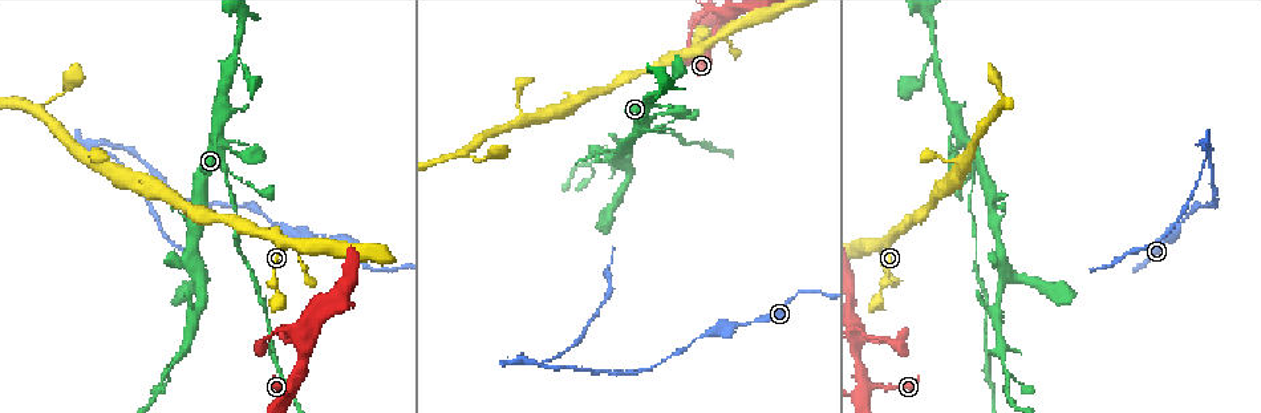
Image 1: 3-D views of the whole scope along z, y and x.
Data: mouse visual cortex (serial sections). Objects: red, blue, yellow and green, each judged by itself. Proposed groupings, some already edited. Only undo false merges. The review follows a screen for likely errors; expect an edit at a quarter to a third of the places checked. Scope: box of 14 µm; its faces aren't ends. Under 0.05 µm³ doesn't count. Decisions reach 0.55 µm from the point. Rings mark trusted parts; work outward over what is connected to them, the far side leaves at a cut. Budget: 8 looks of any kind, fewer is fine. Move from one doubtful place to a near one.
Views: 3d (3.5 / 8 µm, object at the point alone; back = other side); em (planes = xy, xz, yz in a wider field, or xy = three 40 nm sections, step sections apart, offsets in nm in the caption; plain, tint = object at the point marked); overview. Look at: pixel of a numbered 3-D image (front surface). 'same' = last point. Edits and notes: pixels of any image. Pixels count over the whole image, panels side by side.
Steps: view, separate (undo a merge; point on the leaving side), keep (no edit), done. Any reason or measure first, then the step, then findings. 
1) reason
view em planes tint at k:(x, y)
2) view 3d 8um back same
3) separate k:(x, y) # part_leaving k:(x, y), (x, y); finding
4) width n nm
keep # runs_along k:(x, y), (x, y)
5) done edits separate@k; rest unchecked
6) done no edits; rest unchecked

abrupt turn
view 3d 3.5um at 1:(957, 126)

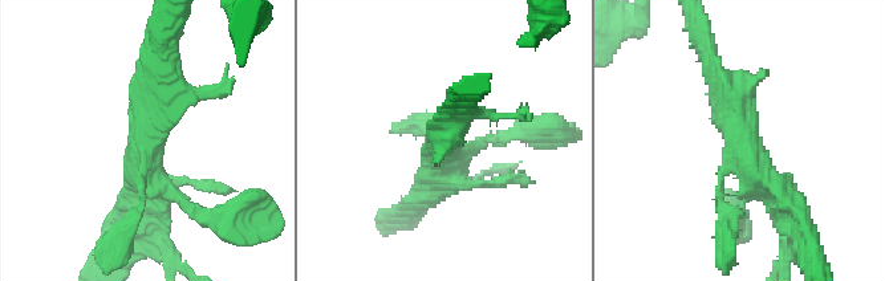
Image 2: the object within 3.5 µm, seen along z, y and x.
view em xy step 3 tint at 2:(742, 145)

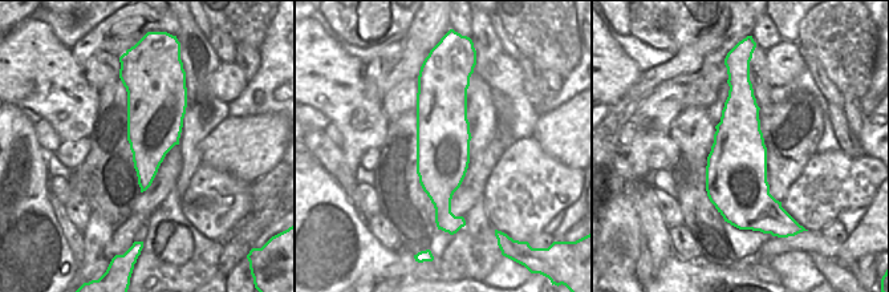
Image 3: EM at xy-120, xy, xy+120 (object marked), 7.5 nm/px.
keep # runs_along 3:(433, 80), (451, 218); one cell here

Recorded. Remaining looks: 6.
sharp bend
view 3d 3.5um at 1:(994, 113)

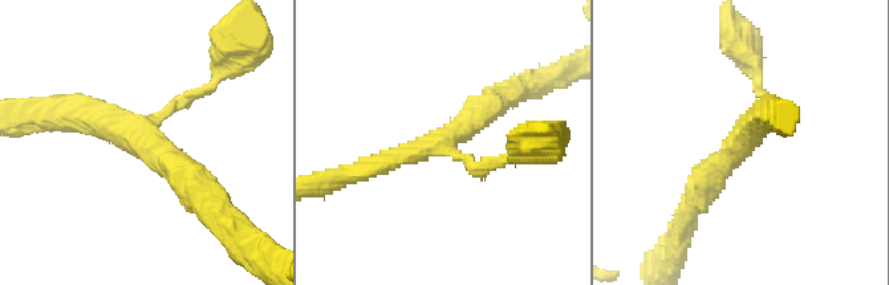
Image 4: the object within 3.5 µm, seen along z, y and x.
arms 3; arm_widths 150, 250, 350 nm; need the tissue
view em xy step 2 tint at 4:(742, 138)

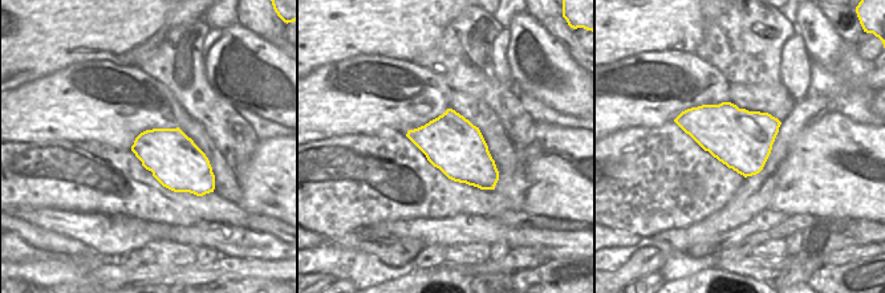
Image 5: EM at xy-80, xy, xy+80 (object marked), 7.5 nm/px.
another direction
view em xy step 1 tint same

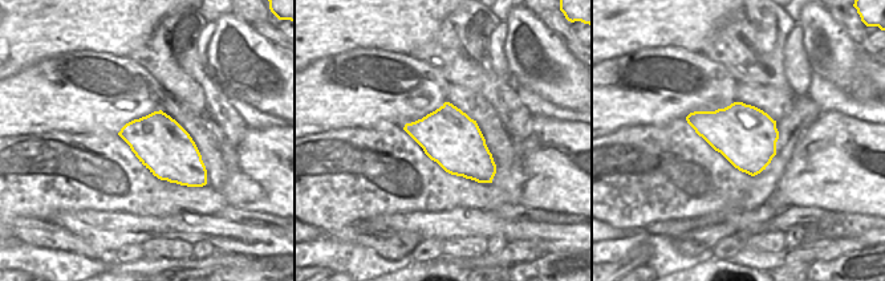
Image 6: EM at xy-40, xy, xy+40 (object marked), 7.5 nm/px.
keep # runs_along 4:(697, 192), (764, 104), (760, 92); one cell here

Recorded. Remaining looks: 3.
abrupt turn
view 3d 3.5um at 1:(242, 20)

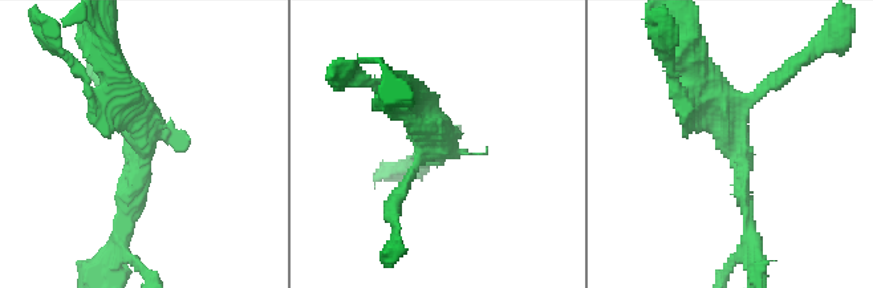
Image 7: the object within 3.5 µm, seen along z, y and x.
view em xy step 2 tint at 7:(735, 154)

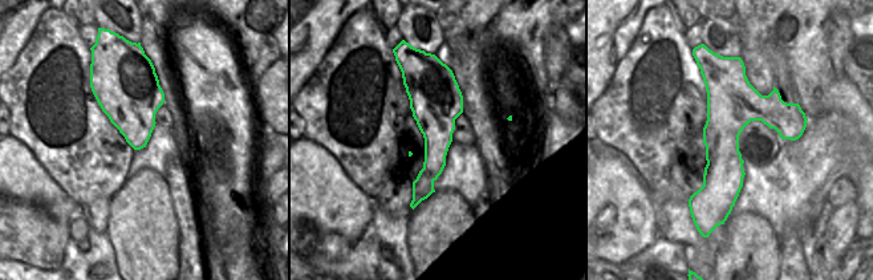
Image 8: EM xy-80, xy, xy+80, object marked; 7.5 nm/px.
view em xy step 5 tint same

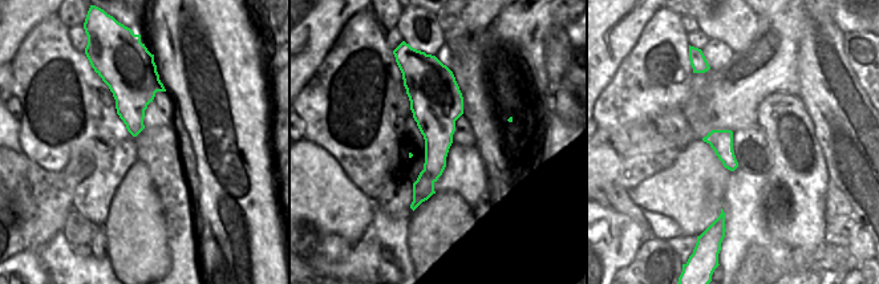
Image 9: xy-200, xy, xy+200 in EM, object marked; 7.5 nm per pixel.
keep # runs_along 7:(751, 234), (731, 124), (697, 104); one cell here

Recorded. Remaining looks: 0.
done no edits; rest unchecked

